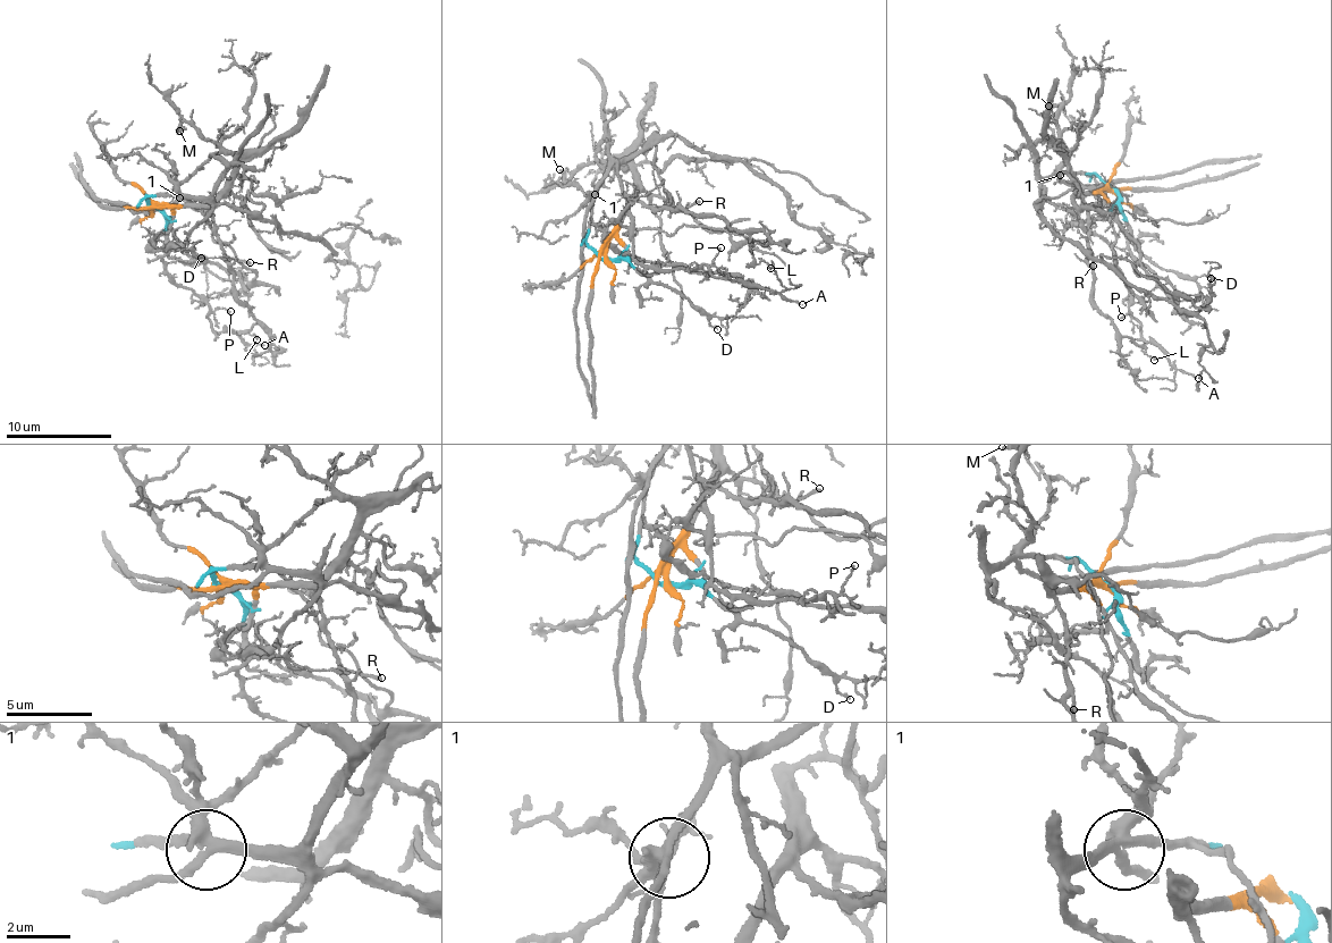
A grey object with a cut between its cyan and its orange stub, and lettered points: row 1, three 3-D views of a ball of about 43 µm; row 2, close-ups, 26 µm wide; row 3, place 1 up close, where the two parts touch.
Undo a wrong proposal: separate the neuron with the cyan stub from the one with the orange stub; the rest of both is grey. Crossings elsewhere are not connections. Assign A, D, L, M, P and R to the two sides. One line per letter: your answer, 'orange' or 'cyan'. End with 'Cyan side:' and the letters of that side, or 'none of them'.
A: cyan
D: cyan
L: orange
M: orange
P: cyan
R: orange
Cyan side: A, D, P

